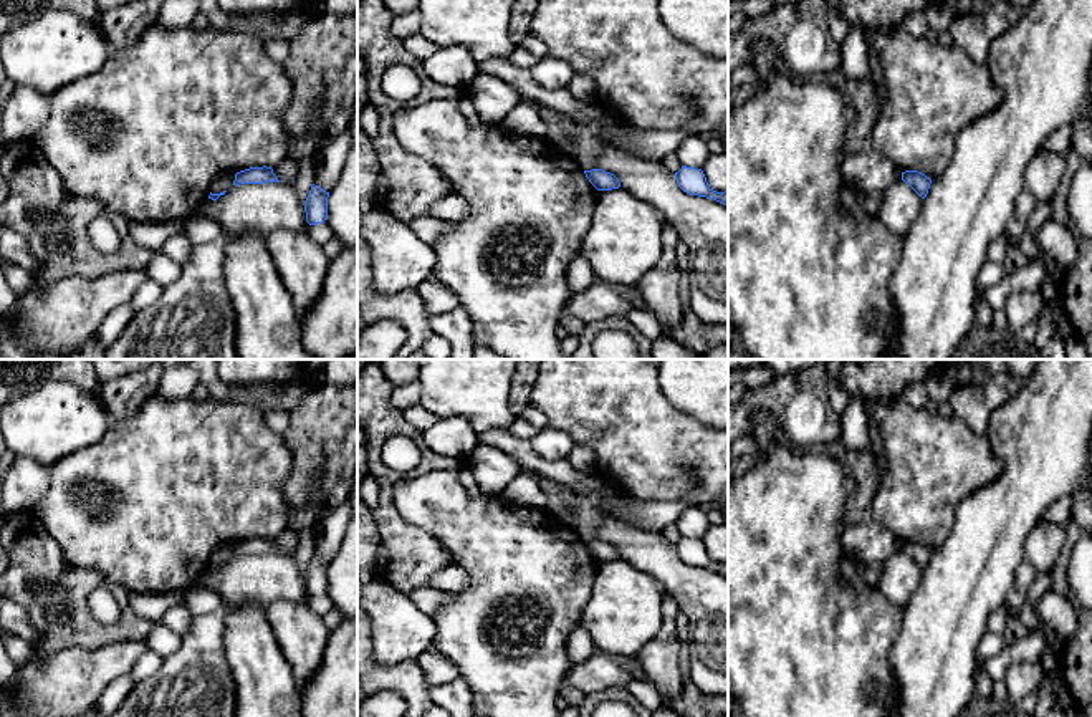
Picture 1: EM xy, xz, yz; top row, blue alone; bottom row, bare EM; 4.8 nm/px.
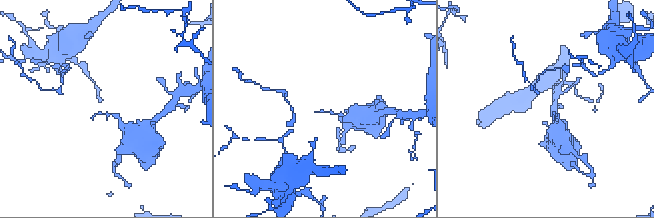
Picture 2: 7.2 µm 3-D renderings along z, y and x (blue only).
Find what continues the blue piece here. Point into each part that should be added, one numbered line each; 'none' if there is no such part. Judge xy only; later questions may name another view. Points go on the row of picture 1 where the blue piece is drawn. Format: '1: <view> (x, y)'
none

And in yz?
none

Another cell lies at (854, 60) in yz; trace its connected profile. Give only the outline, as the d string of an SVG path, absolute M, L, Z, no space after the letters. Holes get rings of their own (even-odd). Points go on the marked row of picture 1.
M852 23L849 33L841 45L841 65L839 73L849 79L870 79L869 48L865 43L865 28Z

